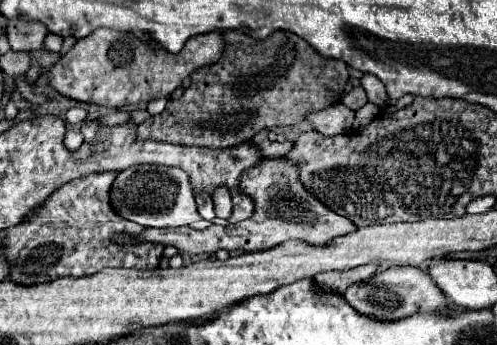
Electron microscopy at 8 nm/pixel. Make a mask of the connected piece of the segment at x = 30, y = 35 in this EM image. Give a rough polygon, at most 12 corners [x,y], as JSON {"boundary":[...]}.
{"boundary":[[9,21],[11,51],[37,51],[47,37],[37,21]]}

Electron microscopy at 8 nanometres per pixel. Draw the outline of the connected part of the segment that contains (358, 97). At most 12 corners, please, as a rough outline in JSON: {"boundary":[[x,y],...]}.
{"boundary":[[361,85],[346,93],[341,102],[353,111],[367,103]]}

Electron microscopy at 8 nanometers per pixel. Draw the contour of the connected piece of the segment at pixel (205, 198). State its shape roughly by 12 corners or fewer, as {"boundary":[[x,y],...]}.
{"boundary":[[197,191],[197,207],[203,219],[215,217],[213,201],[207,191]]}

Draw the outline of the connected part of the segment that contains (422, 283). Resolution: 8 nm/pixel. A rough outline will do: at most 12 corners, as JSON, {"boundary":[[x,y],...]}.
{"boundary":[[395,267],[351,285],[357,313],[397,321],[453,313],[417,267]]}

